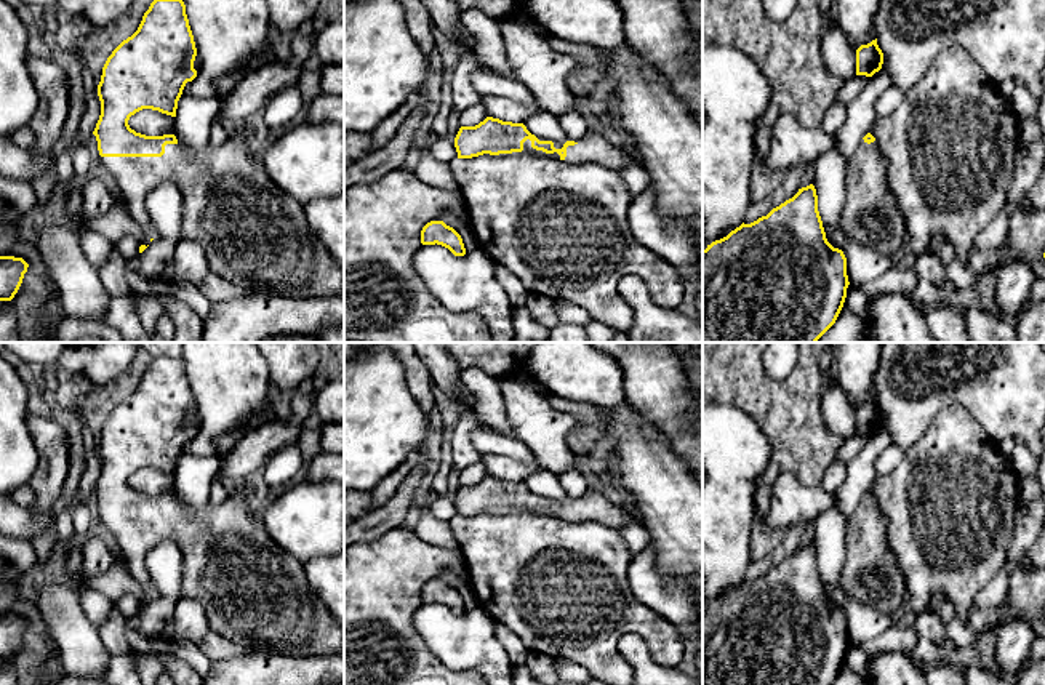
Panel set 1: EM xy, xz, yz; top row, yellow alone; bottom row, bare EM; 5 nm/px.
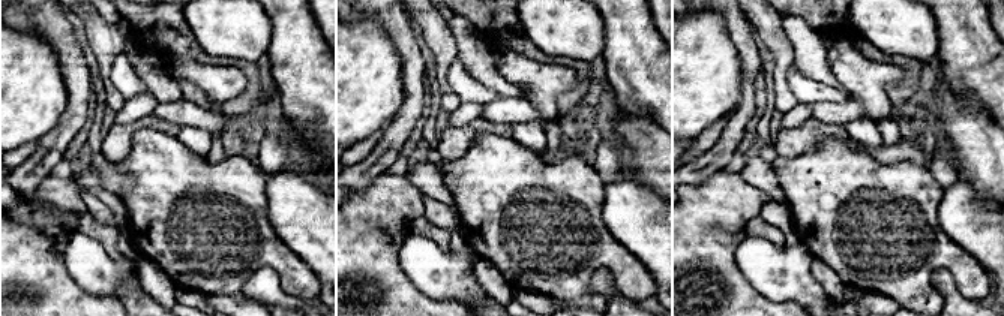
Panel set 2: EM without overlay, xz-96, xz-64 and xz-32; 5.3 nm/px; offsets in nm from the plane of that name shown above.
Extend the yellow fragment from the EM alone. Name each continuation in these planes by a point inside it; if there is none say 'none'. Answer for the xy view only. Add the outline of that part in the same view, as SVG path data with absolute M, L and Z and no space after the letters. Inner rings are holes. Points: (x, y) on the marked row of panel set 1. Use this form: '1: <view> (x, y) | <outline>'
1: xy (253, 234) | M243 134L197 150L166 144L162 157L102 157L102 162L122 189L128 214L154 240L158 232L147 213L146 197L163 182L178 187L181 240L200 245L210 272L266 296L344 298L344 266L333 259L307 224L304 205L275 186L262 162L250 154Z

